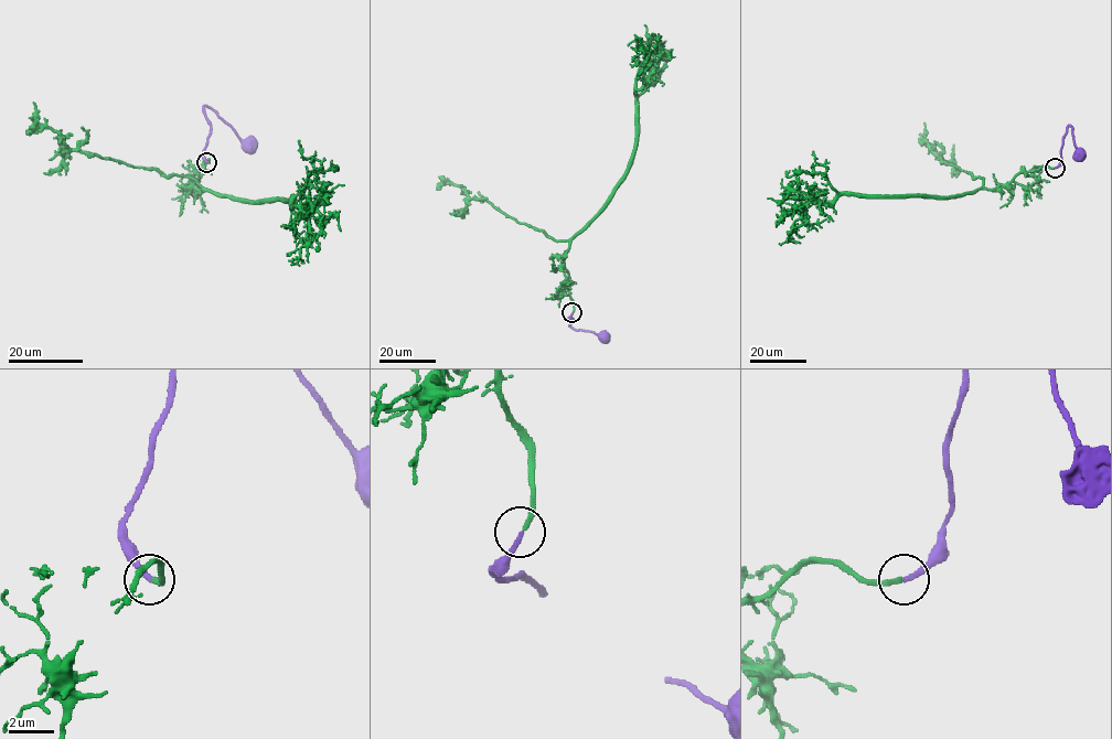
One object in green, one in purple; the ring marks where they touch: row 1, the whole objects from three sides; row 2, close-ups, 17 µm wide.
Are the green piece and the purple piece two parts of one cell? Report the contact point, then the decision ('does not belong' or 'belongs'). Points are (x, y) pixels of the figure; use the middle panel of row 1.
(571, 312) | belongs

